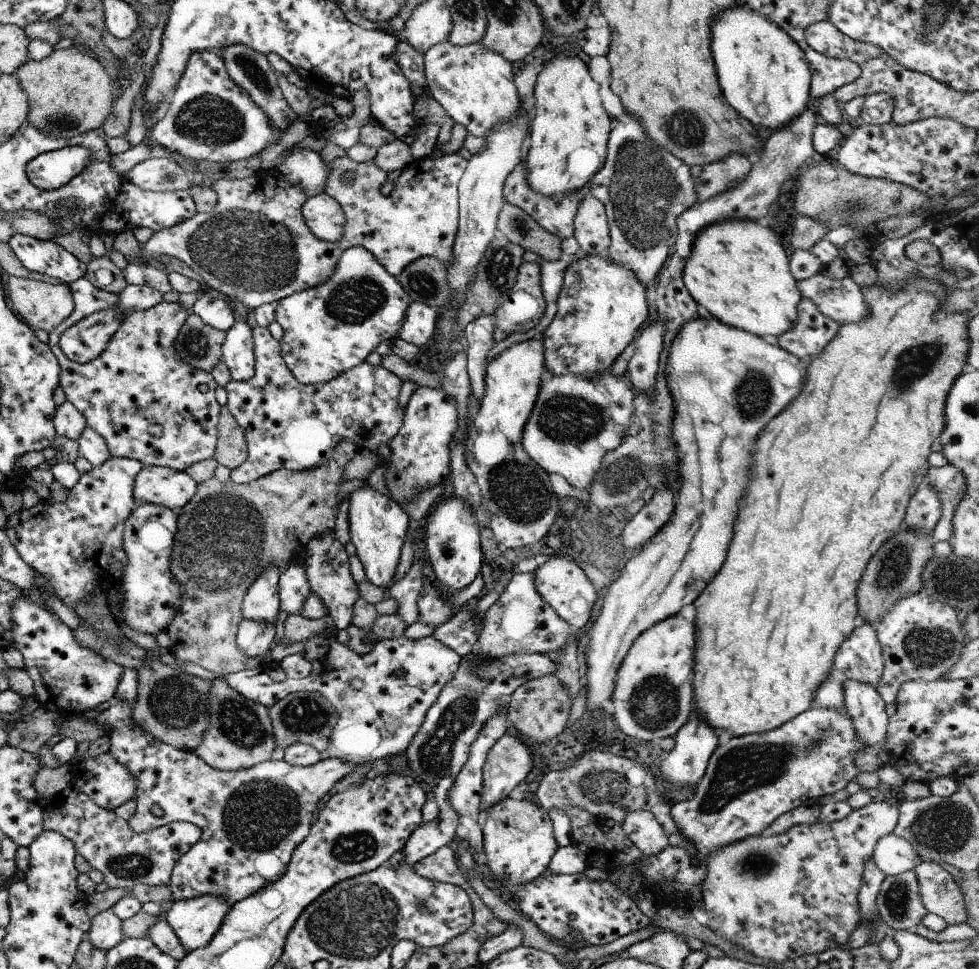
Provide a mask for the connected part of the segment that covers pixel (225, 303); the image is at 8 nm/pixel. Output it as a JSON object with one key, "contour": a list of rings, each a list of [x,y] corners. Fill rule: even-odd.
{"contour":[[[205,289],[197,298],[193,312],[202,320],[222,332],[230,330],[236,318],[230,301],[220,293]]]}

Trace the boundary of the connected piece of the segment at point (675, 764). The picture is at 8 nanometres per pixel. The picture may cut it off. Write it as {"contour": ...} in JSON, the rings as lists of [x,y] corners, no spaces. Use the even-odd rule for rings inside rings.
{"contour":[[[692,706],[692,713],[688,716],[688,722],[680,728],[674,736],[675,744],[672,751],[665,753],[660,760],[658,770],[661,772],[661,779],[674,784],[674,786],[690,786],[695,788],[700,782],[700,778],[706,772],[706,766],[711,754],[718,747],[717,732],[708,726],[696,712],[696,706]]]}

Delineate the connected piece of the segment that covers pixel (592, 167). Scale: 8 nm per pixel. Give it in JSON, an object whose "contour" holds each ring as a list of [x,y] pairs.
{"contour":[[[554,58],[546,62],[534,88],[536,117],[529,127],[531,141],[524,162],[528,186],[544,196],[581,192],[584,184],[604,166],[607,142],[614,127],[606,114],[600,86],[592,80],[589,67],[580,58]]]}

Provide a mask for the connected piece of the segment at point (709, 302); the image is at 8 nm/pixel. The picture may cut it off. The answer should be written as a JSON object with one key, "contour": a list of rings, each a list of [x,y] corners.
{"contour":[[[732,218],[706,226],[696,236],[692,252],[684,265],[683,278],[692,298],[700,306],[704,306],[711,316],[728,326],[746,330],[756,336],[774,341],[776,336],[788,332],[788,328],[798,318],[798,302],[802,300],[802,295],[798,292],[797,280],[789,269],[789,259],[780,238],[768,224]]]}

